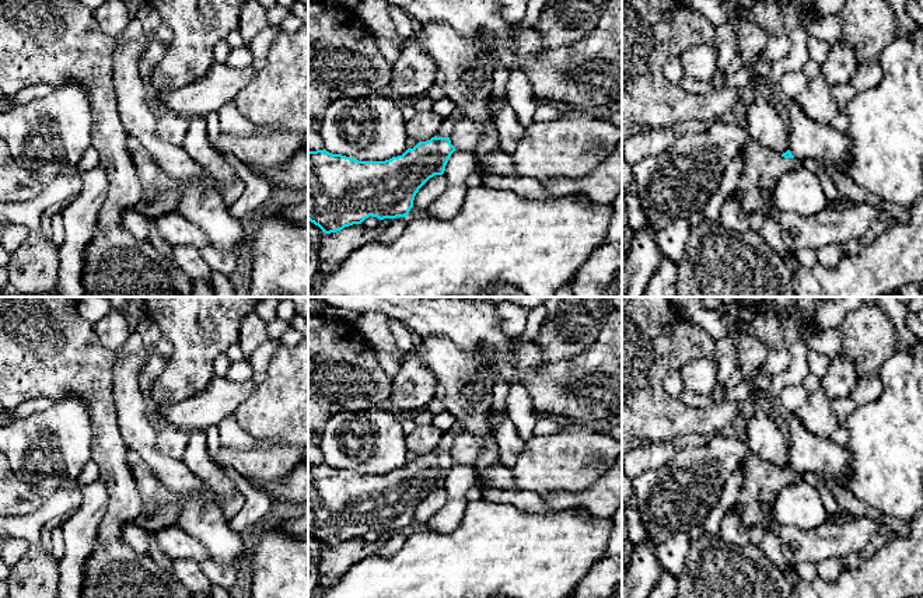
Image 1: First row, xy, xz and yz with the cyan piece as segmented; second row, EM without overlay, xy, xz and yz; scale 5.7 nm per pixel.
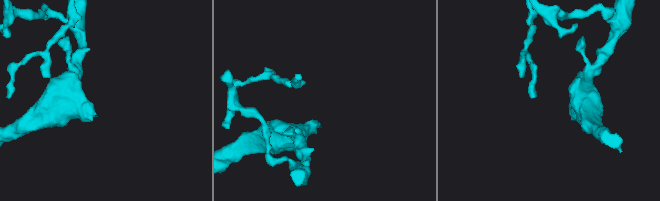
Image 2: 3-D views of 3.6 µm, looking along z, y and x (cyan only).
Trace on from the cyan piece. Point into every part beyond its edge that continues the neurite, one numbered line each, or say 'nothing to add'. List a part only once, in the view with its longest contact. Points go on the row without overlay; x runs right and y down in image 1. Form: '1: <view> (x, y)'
1: yz (761, 483)

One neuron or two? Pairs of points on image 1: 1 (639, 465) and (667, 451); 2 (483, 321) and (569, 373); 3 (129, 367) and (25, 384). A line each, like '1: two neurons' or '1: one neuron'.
1: one neuron
2: one neuron
3: two neurons

